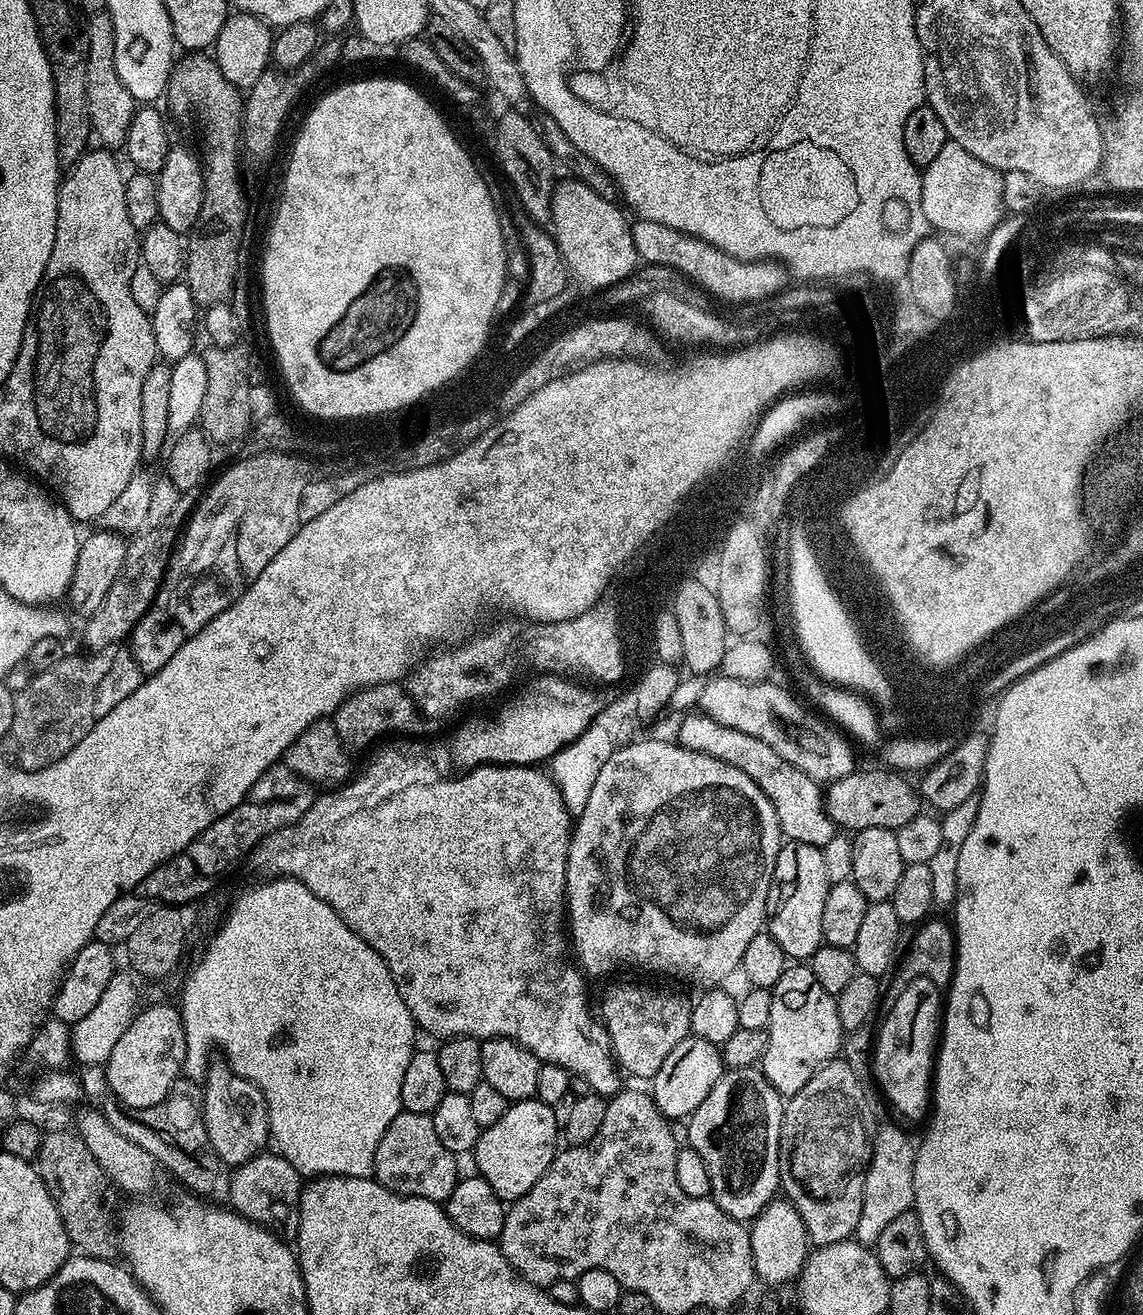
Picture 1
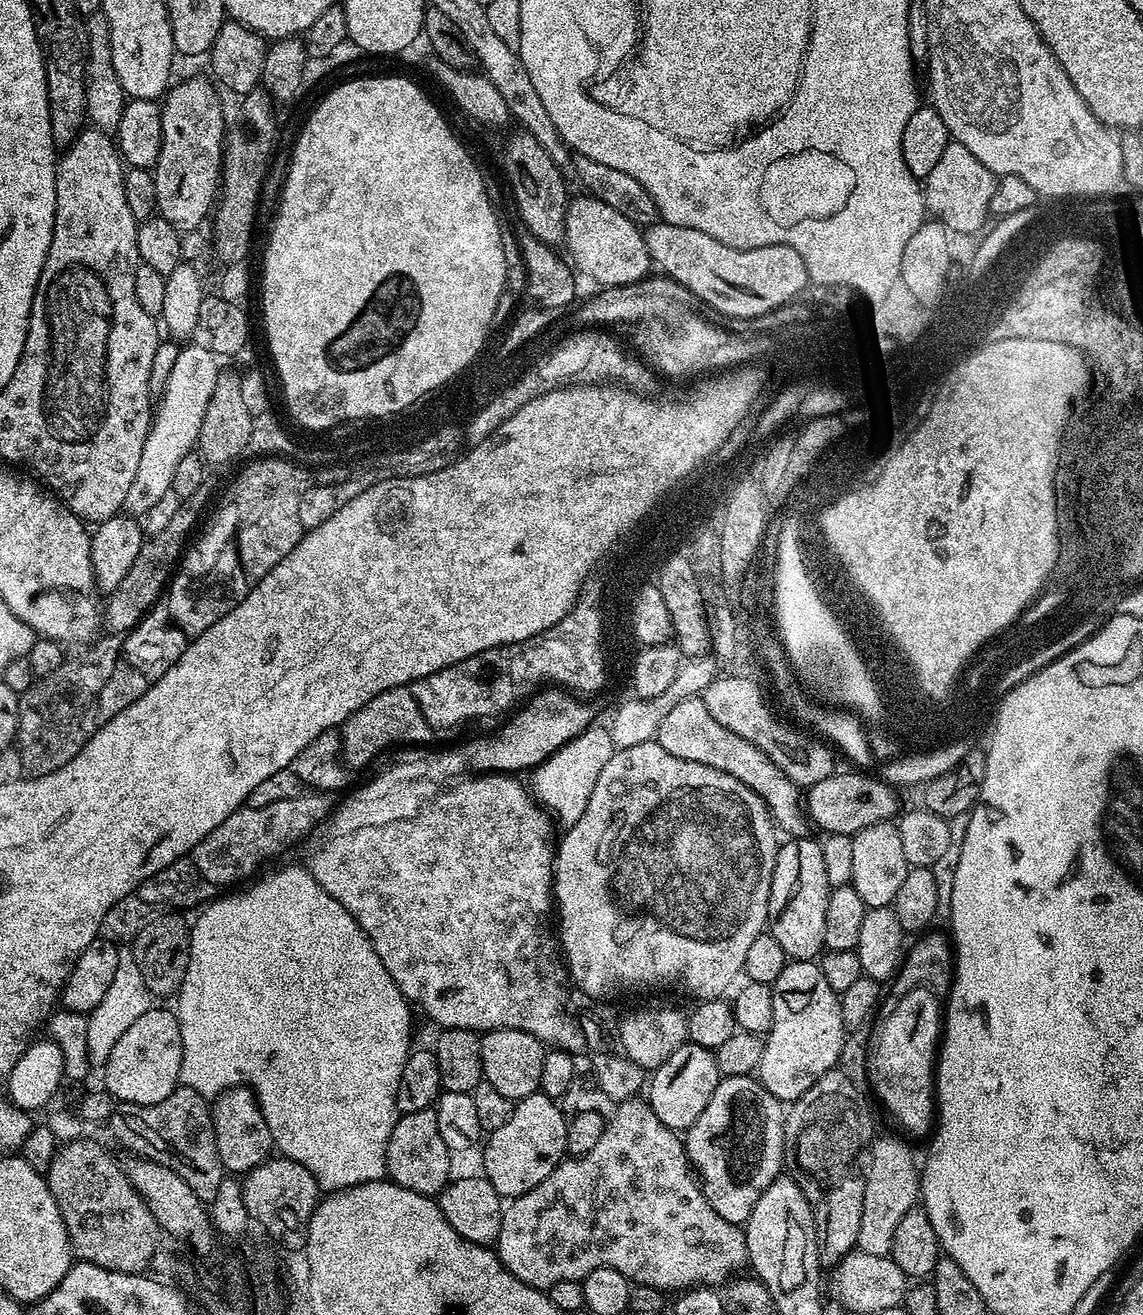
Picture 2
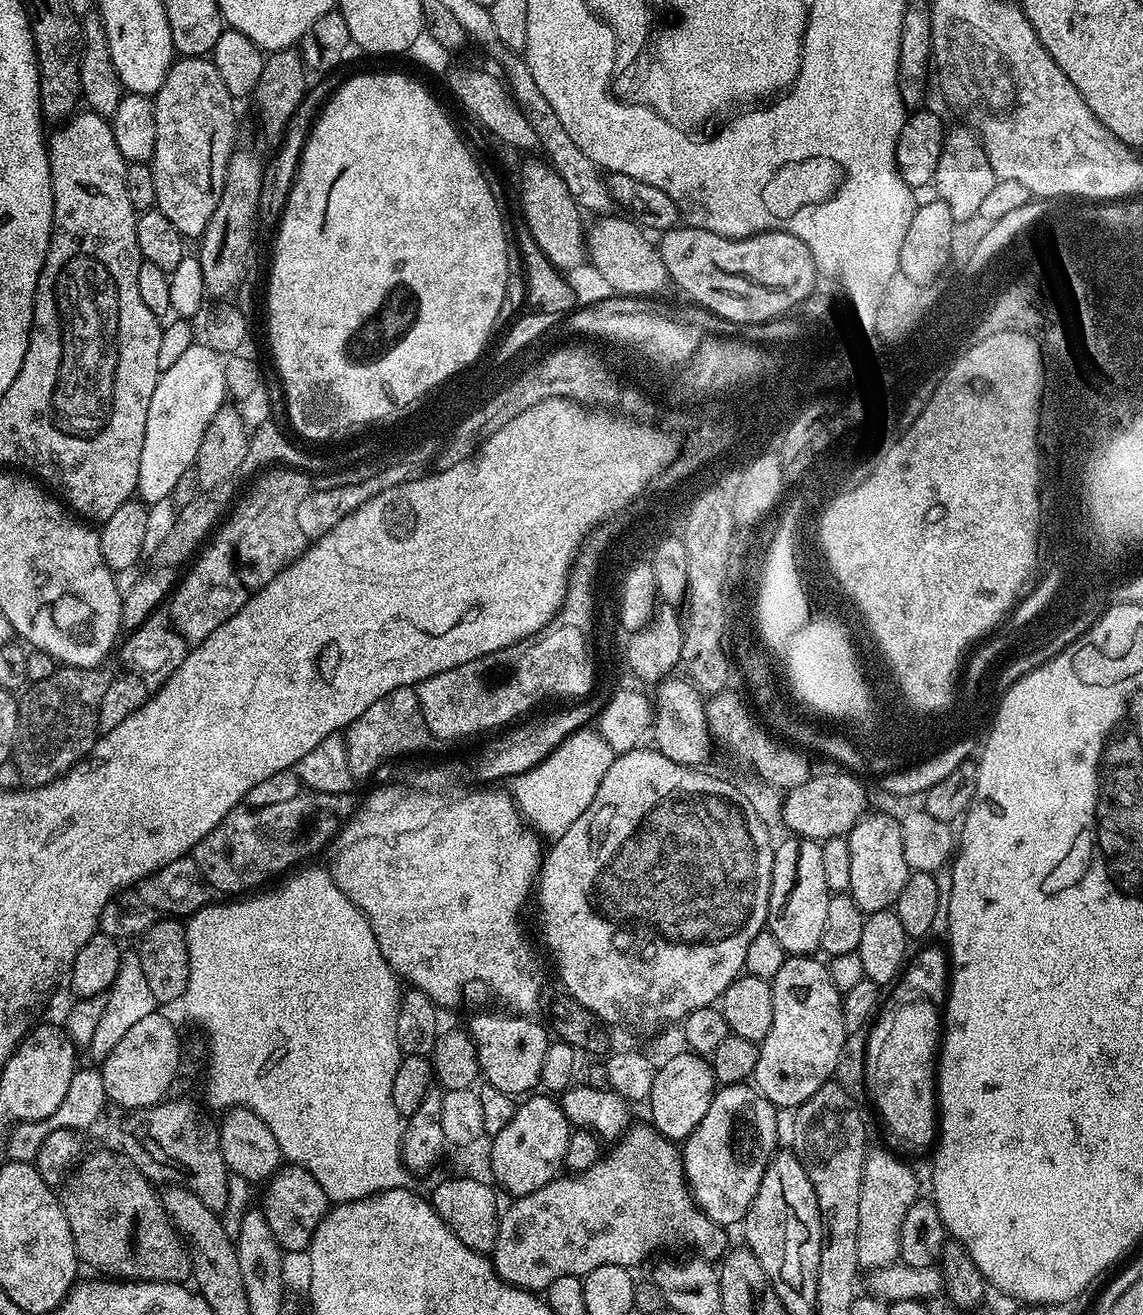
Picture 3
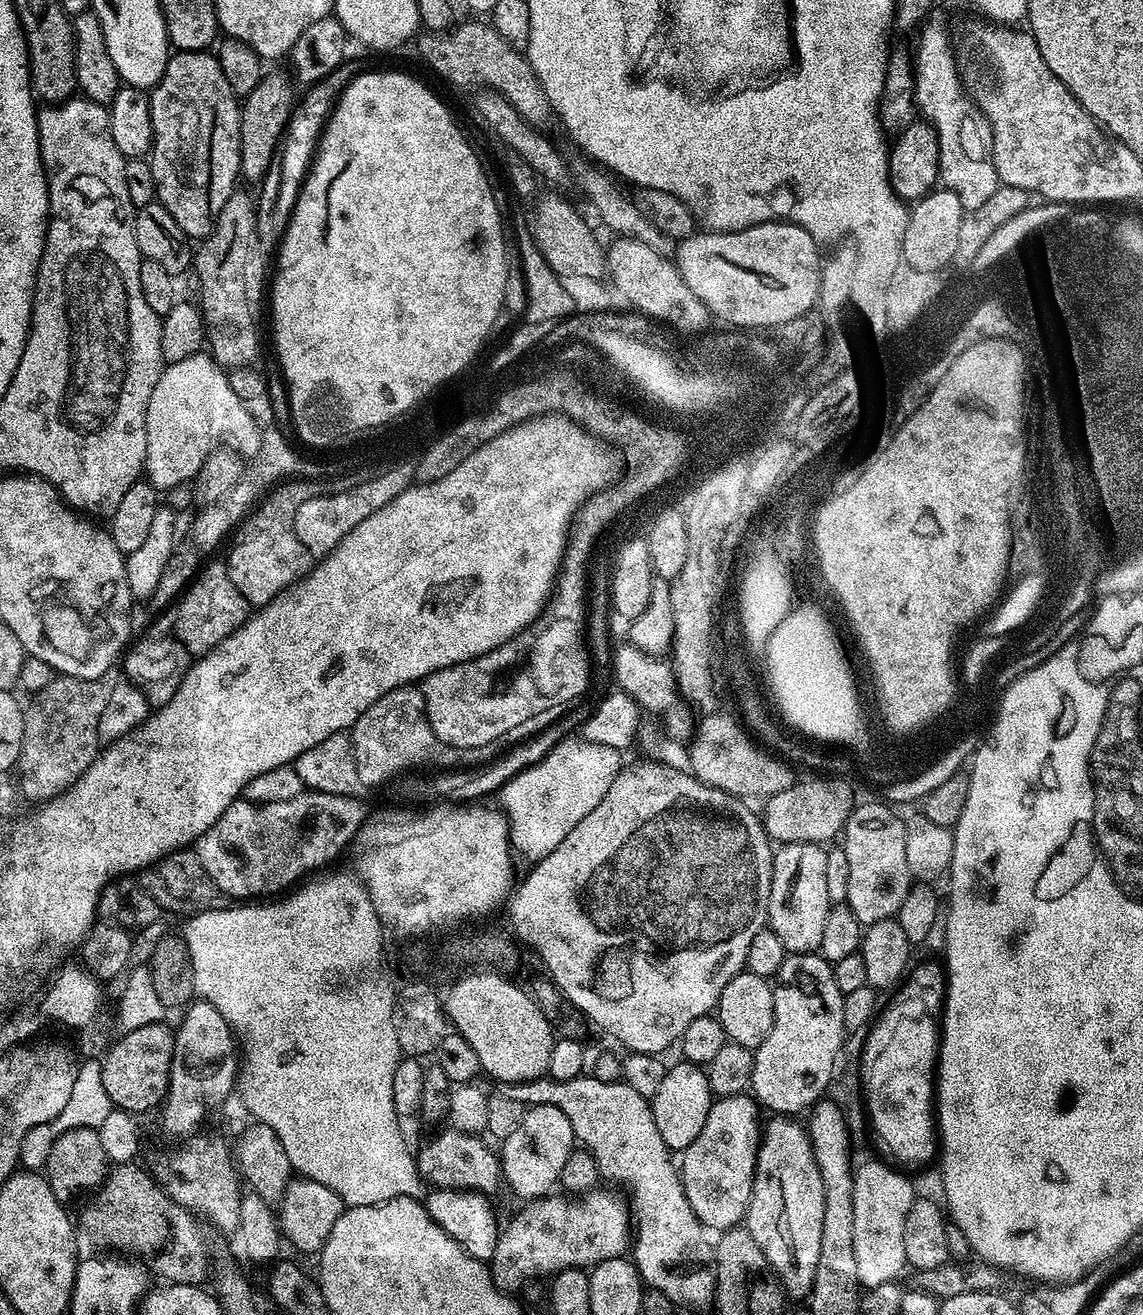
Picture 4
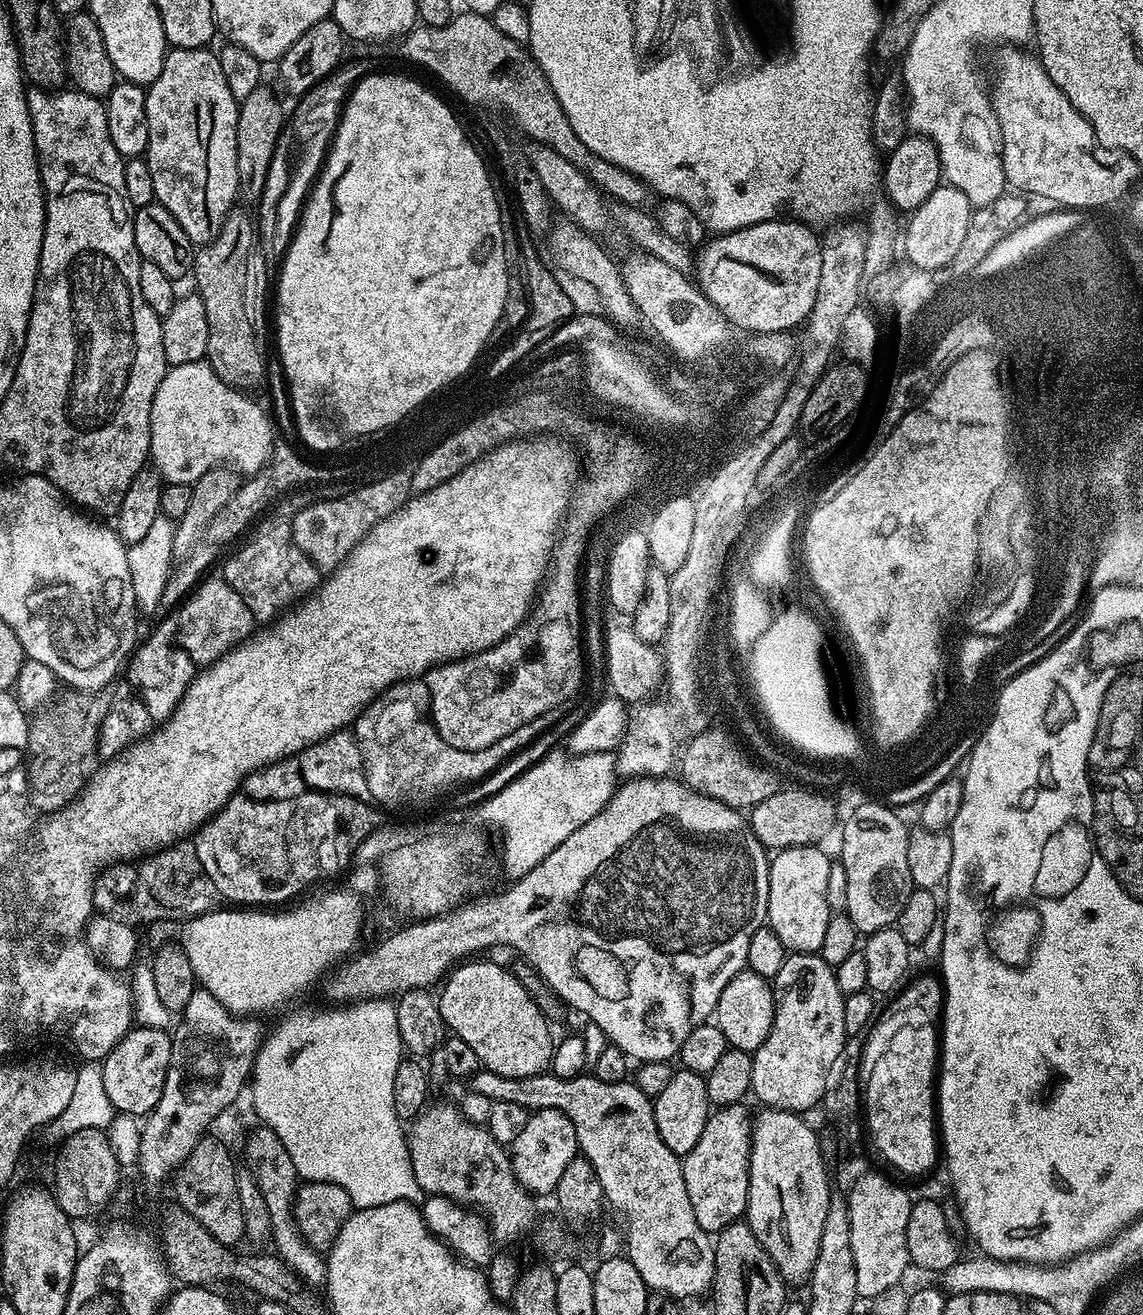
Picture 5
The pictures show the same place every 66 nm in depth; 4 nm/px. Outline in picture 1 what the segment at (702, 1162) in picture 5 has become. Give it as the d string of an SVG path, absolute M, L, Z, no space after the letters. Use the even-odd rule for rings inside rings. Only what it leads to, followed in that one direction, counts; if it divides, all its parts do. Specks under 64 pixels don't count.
M759 1067L730 1068L714 1082L688 1124L687 1143L701 1155L709 1171L711 1199L723 1212L751 1222L781 1191L780 1131L785 1101Z

